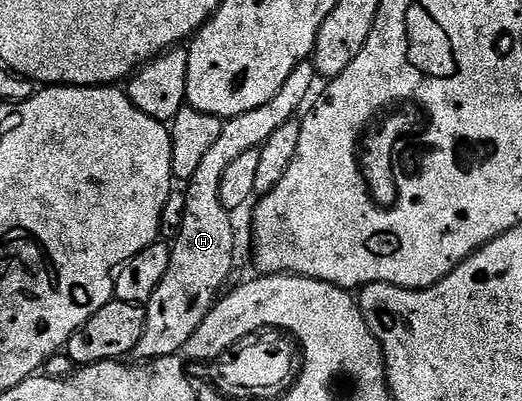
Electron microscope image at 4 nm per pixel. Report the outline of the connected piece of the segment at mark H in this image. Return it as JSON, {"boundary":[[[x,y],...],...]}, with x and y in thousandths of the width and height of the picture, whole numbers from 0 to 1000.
{"boundary":[[[600,157],[567,165],[567,175],[552,185],[552,204],[544,204],[544,214],[536,214],[531,234],[506,254],[506,264],[490,264],[490,274],[475,274],[475,284],[443,289],[427,307],[421,344],[414,344],[414,357],[398,372],[398,387],[383,401],[375,434],[368,434],[368,444],[354,461],[352,554],[345,554],[345,574],[326,608],[322,676],[316,678],[307,713],[299,713],[299,733],[291,733],[287,751],[276,761],[280,810],[276,833],[268,853],[261,853],[253,880],[259,900],[285,903],[316,888],[343,885],[354,870],[360,843],[375,833],[383,803],[391,803],[395,786],[410,768],[421,731],[435,716],[433,696],[448,668],[448,559],[441,551],[443,521],[433,519],[429,504],[421,504],[421,444],[429,444],[429,424],[437,424],[437,414],[444,414],[444,404],[452,404],[460,384],[485,369],[500,369],[506,354],[513,354],[513,344],[521,344],[521,334],[529,334],[529,324],[536,324],[536,314],[544,314],[544,304],[565,297],[580,277],[579,257],[592,244],[594,227],[602,219],[602,200],[605,202],[605,182]]]}

